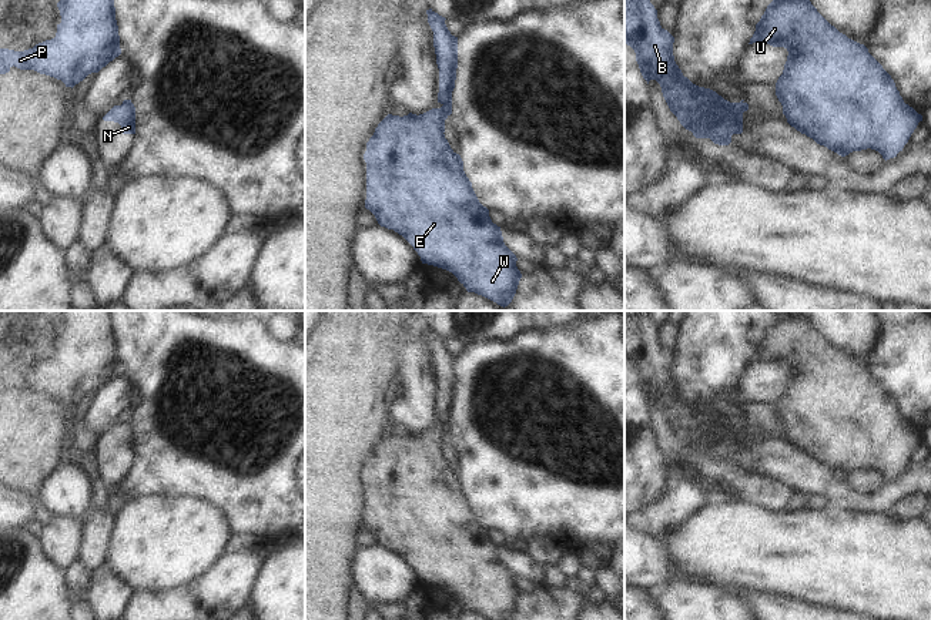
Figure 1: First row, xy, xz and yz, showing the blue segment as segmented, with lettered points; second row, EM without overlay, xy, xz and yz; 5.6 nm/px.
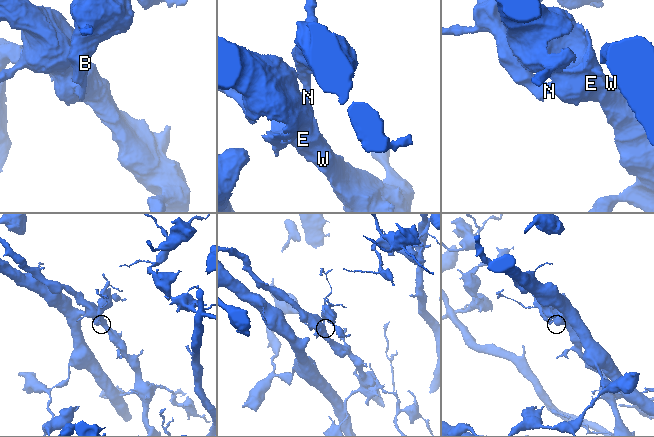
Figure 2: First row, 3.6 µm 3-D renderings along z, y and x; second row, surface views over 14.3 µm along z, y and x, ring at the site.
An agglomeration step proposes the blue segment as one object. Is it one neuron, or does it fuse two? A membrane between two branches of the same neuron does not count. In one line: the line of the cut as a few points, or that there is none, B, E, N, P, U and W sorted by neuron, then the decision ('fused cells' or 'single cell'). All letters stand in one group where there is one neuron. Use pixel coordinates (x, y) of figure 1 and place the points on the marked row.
cut in xz along (444, 103), (449, 107), (449, 114); B N / E P U W; fused cells

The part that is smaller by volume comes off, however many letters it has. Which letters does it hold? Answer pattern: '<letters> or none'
B, N

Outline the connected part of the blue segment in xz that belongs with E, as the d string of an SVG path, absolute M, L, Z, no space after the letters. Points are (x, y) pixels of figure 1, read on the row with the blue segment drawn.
M443 104L423 114L399 117L388 114L375 128L366 143L364 160L366 162L366 200L378 224L402 235L418 252L422 264L452 272L468 292L482 295L500 306L508 306L522 278L516 267L516 255L505 245L500 227L492 222L489 210L483 207L472 182L463 171L463 161L445 138L445 120L451 107Z

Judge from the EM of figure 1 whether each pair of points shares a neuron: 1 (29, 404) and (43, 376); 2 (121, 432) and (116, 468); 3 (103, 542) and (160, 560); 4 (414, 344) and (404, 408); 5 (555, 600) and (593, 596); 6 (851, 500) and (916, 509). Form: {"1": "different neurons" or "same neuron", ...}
{"1": "different neurons", "2": "same neuron", "3": "different neurons", "4": "same neuron", "5": "same neuron", "6": "different neurons"}

